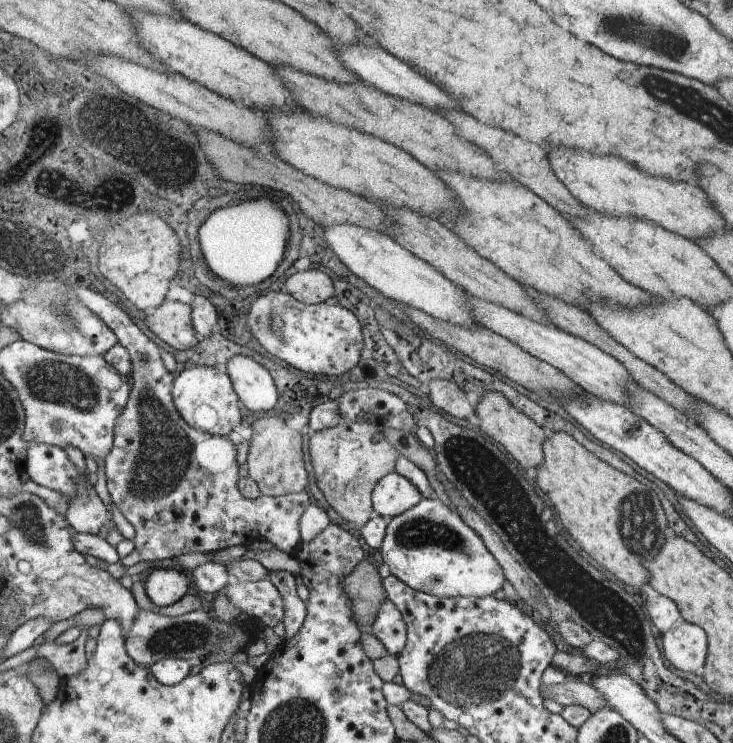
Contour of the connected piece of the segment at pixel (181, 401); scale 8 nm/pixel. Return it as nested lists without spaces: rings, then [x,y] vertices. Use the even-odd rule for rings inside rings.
[[[200,362],[191,370],[180,368],[176,373],[176,380],[172,382],[172,400],[176,410],[192,428],[213,435],[230,434],[242,418],[238,408],[239,396],[234,392],[235,388],[232,388],[230,379],[226,372],[220,372],[215,367],[206,367]]]

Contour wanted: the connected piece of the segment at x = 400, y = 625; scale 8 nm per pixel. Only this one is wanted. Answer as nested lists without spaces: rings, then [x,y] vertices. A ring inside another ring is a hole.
[[[386,599],[375,614],[372,632],[390,655],[399,655],[407,644],[407,624],[403,613]]]

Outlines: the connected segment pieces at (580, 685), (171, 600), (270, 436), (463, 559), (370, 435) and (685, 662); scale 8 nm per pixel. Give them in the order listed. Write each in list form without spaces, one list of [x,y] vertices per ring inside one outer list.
[[[573,676],[562,683],[544,684],[542,696],[562,706],[572,704],[584,706],[591,713],[609,708],[608,702],[604,702],[604,698],[596,692],[596,688],[588,682],[583,682],[580,676]]]
[[[171,565],[170,568],[154,569],[146,573],[143,586],[148,596],[156,606],[166,608],[184,600],[188,596],[188,589],[192,588],[192,576]]]
[[[276,414],[255,420],[249,440],[247,466],[249,475],[258,484],[264,496],[277,497],[285,494],[300,494],[308,486],[304,470],[304,450],[302,438],[296,430],[286,430],[276,426]]]
[[[440,499],[420,500],[415,507],[389,519],[381,550],[392,575],[413,589],[442,598],[480,598],[502,589],[506,577],[484,541]]]
[[[344,420],[336,426],[311,432],[309,437],[310,462],[318,488],[339,516],[359,530],[372,516],[372,488],[383,476],[396,472],[400,452],[384,438],[379,426],[363,420]]]
[[[680,619],[674,628],[670,628],[668,632],[662,633],[662,642],[664,642],[664,652],[668,652],[668,660],[672,666],[676,666],[678,670],[684,672],[698,672],[703,670],[704,662],[708,656],[708,639],[707,632],[704,632],[700,626]]]

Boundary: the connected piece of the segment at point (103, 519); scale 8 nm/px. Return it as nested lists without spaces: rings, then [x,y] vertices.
[[[84,474],[76,482],[76,496],[68,499],[66,512],[70,531],[93,534],[106,540],[108,533],[114,529],[108,510]]]

